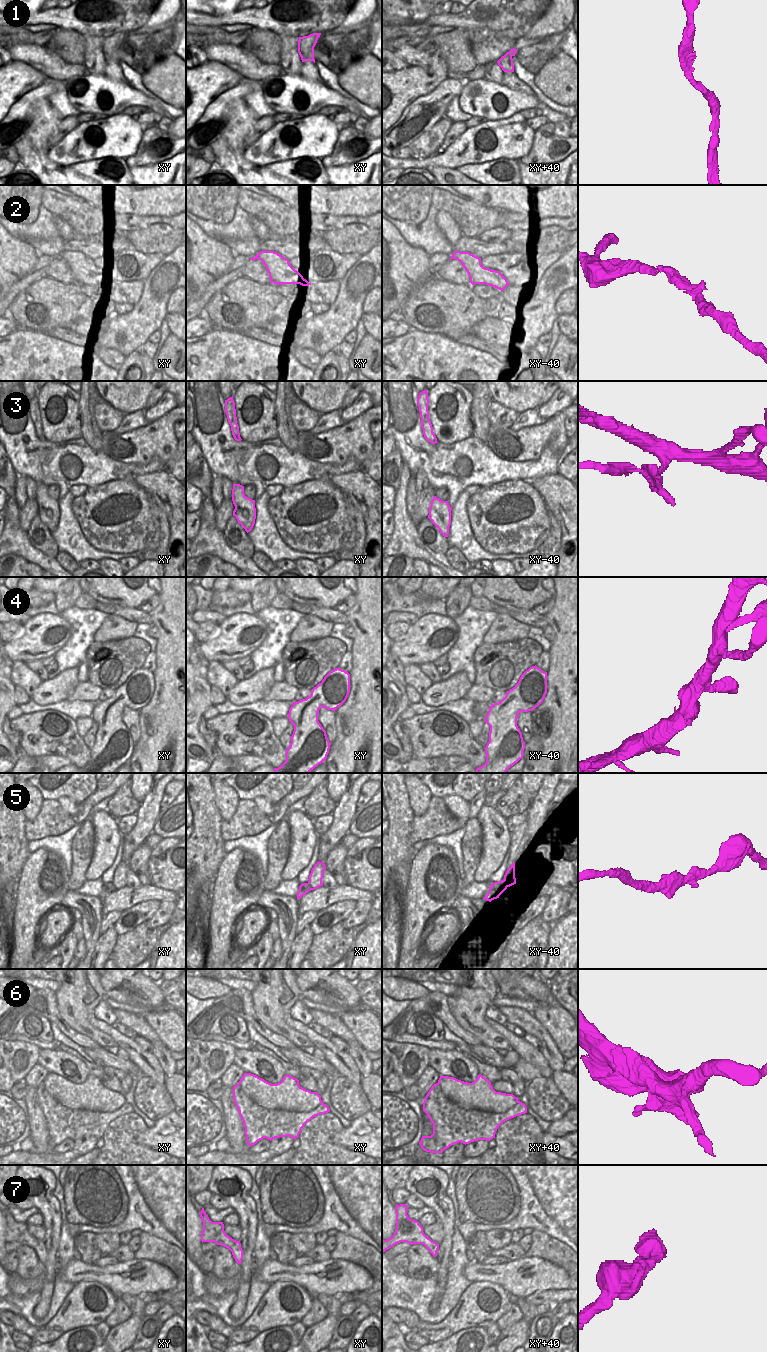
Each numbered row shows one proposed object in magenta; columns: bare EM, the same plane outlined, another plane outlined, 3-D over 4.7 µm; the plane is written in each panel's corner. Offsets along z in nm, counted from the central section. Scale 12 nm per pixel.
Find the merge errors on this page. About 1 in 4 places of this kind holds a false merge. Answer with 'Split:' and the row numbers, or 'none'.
Split: 3, 6

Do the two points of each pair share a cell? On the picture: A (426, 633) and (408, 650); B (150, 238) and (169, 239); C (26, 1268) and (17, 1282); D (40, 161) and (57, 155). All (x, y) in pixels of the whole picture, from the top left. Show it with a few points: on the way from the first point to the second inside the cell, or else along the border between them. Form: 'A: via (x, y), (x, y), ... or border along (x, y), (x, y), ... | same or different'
A: via (422, 637), (412, 647) | same
B: via (155, 239), (164, 239) | same
C: border along (16, 1272), (21, 1277), (36, 1277), (43, 1273) | different
D: border along (49, 148), (47, 157), (58, 164), (68, 167) | different

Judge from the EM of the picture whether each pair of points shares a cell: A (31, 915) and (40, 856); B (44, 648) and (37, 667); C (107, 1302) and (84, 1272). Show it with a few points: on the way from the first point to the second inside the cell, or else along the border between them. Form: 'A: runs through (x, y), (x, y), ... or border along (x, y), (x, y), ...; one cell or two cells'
A: runs through (34, 900), (36, 878), (39, 871); one cell
B: border along (40, 659), (34, 659), (25, 663); two cells
C: border along (75, 1283), (80, 1281), (97, 1281), (111, 1291); two cells

